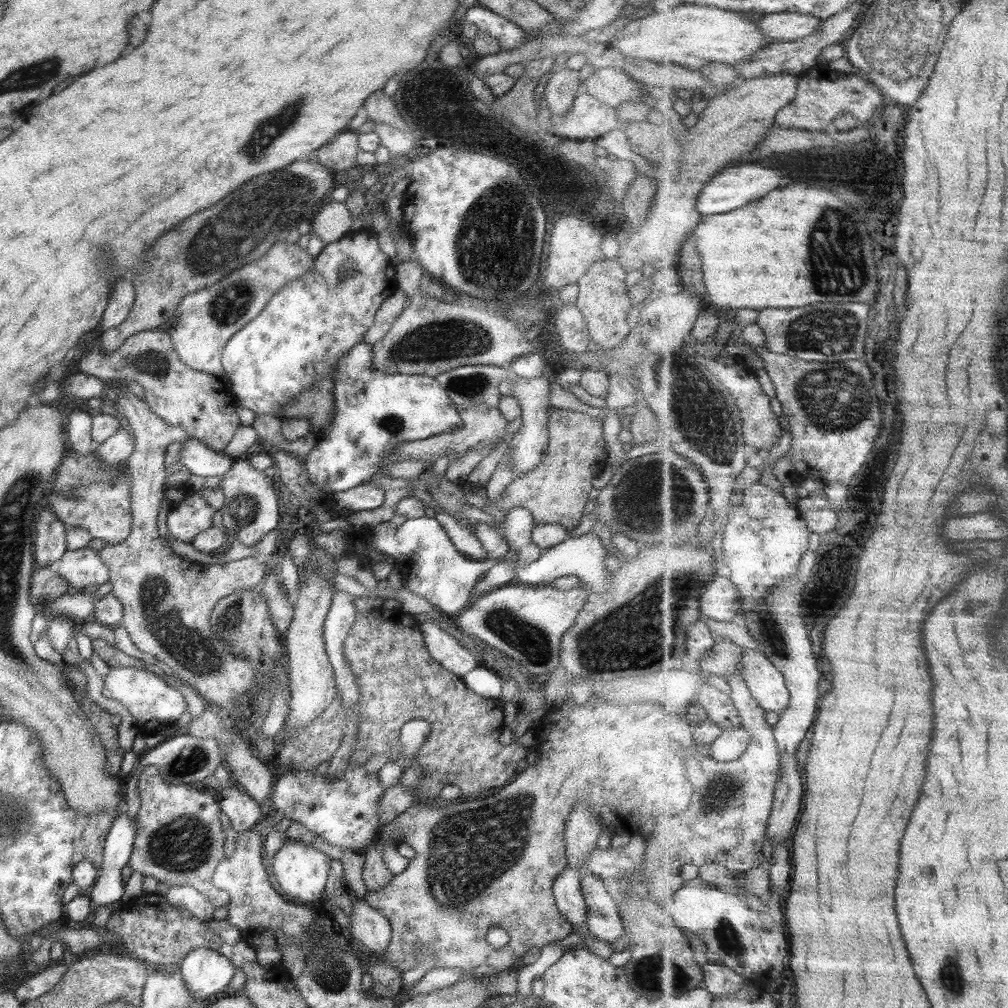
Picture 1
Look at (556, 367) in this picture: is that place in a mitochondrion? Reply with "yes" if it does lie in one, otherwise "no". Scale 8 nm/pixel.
no

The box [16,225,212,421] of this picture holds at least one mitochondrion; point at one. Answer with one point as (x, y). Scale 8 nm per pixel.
(153, 363)

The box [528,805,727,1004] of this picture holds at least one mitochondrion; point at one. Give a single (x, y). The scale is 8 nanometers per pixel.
(651, 974)

